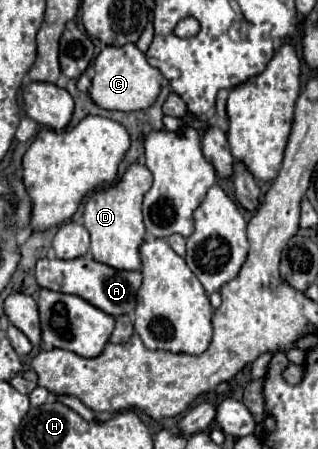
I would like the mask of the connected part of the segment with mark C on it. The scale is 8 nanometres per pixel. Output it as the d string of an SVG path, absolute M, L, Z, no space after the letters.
M137 45L125 47L105 47L95 59L95 77L91 79L89 95L103 109L119 109L119 111L137 111L147 109L155 103L161 91L161 71L151 67L145 55L137 49Z

